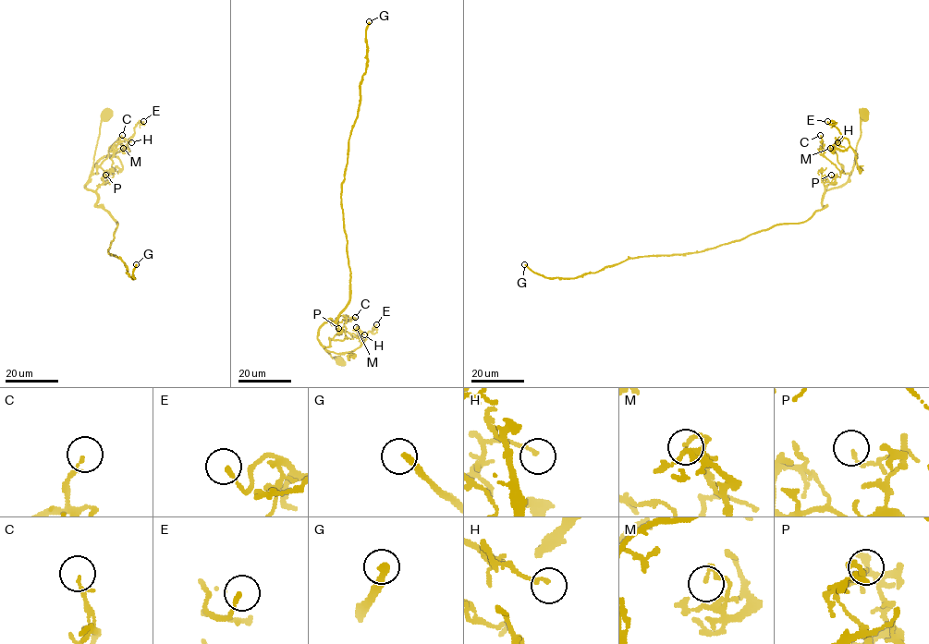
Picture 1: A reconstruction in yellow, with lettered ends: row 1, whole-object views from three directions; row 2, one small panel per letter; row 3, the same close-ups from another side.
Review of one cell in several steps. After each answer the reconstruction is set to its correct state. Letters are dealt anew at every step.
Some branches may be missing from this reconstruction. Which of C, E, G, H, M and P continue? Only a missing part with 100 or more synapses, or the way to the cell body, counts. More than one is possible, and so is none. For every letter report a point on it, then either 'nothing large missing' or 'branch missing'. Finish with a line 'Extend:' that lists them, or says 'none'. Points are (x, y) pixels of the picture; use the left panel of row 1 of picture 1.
C: place (122, 135); nothing large missing
E: place (143, 121); nothing large missing
G: place (136, 264); branch missing
H: place (131, 142); nothing large missing
M: place (123, 148); nothing large missing
P: place (105, 175); nothing large missing
Extend: G

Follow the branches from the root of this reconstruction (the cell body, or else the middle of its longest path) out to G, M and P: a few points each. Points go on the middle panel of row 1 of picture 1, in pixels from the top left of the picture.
G: (338, 361), (318, 335), (350, 300), (341, 193), (366, 67), (369, 21)
M: (338, 361), (326, 351), (348, 353), (358, 347), (361, 334), (359, 326), (356, 327)
P: (338, 361), (318, 338), (319, 329), (324, 323), (336, 321), (338, 328)

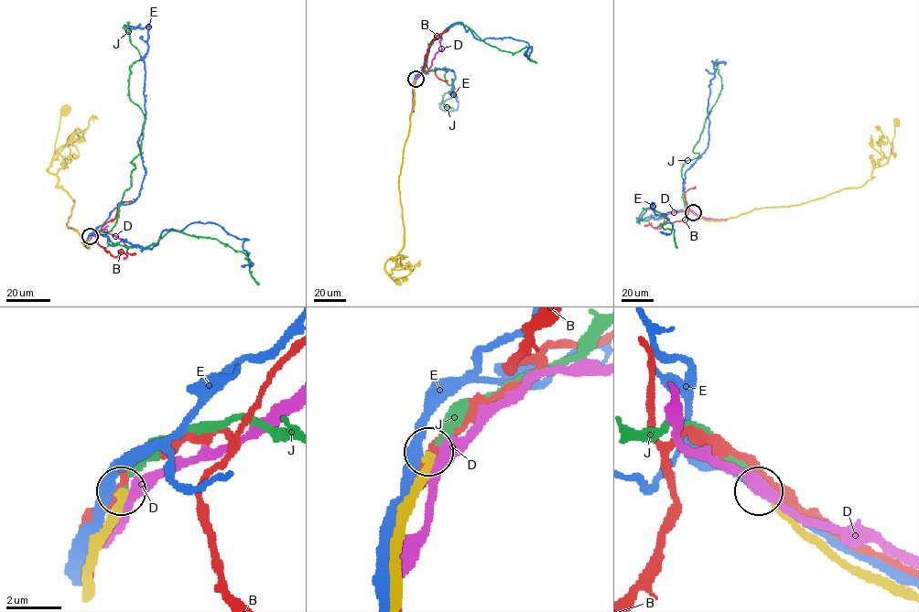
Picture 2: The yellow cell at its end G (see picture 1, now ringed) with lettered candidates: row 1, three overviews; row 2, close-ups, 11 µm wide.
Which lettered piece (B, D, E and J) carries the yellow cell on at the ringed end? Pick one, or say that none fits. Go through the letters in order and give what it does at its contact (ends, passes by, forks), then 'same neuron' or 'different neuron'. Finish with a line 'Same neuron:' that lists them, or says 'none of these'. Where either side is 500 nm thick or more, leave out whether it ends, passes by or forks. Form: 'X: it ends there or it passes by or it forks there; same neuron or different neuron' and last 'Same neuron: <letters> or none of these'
B: it passes by; different neuron
D: it passes by; different neuron
E: it passes by; different neuron
J: it ends there; different neuron
Same neuron: none of these

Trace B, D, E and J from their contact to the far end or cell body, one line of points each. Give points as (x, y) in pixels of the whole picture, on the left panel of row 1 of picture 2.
B: (90, 236), (98, 231), (97, 241), (113, 256), (122, 252), (135, 253)
D: (91, 237), (106, 229), (123, 240), (127, 247), (124, 258), (127, 256)
E: (89, 236), (113, 209), (135, 199), (145, 174), (138, 143), (149, 26), (124, 26), (140, 24)
J: (91, 235), (115, 224), (131, 162), (142, 153), (145, 117), (128, 90), (140, 55), (128, 22)

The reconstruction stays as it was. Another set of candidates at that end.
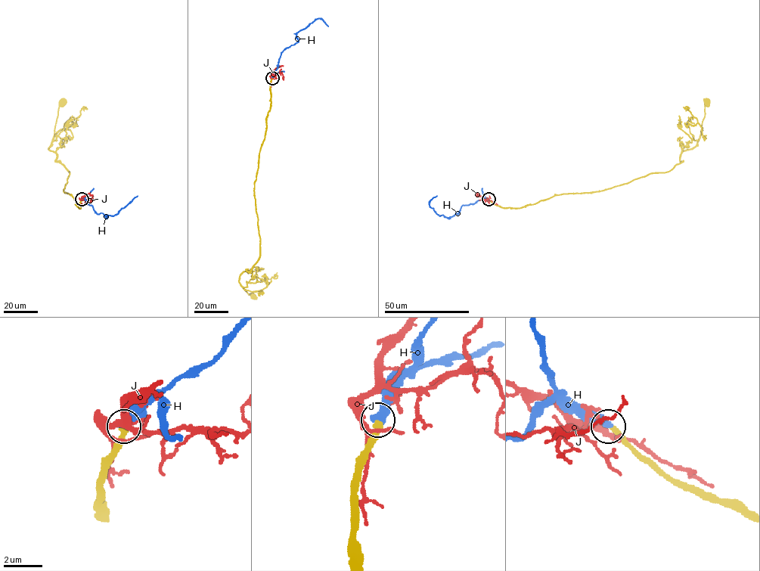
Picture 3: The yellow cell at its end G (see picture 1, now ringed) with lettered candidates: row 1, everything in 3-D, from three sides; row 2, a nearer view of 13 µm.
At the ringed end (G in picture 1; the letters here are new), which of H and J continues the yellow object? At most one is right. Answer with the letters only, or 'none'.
H

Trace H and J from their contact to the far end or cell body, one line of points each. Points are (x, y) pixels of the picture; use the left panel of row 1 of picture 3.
H: (82, 199), (84, 197), (97, 214), (103, 212), (107, 216), (106, 218), (107, 215), (116, 215), (138, 196)
J: (81, 200), (92, 199), (93, 195)

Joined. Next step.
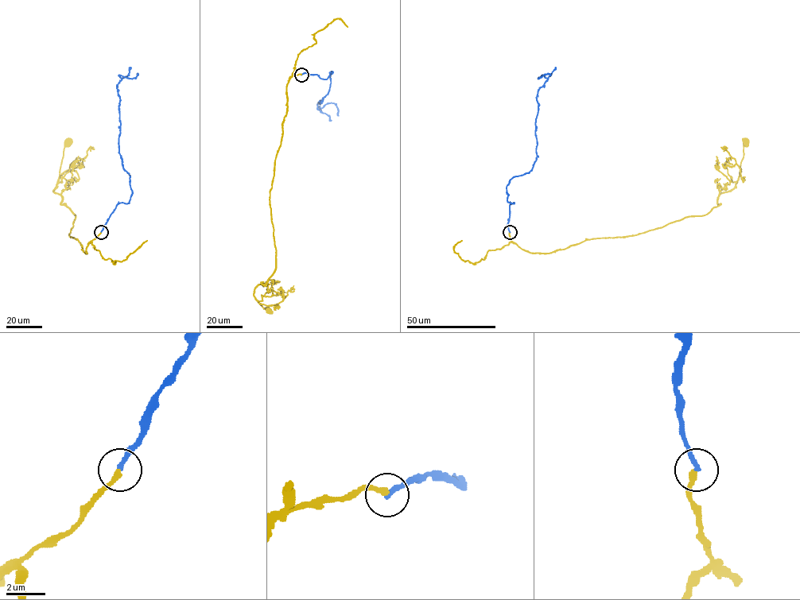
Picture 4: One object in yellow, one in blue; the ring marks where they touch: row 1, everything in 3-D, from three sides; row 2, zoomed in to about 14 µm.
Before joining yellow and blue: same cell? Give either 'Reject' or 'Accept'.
Accept

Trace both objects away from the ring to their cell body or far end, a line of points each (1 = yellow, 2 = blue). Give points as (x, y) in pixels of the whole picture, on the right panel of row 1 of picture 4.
1: (510, 232), (522, 249), (551, 253), (704, 215), (719, 204), (720, 194), (735, 187), (746, 141)
2: (510, 232), (514, 203), (507, 200), (506, 186), (533, 168), (536, 96), (547, 79), (538, 78), (550, 75)

